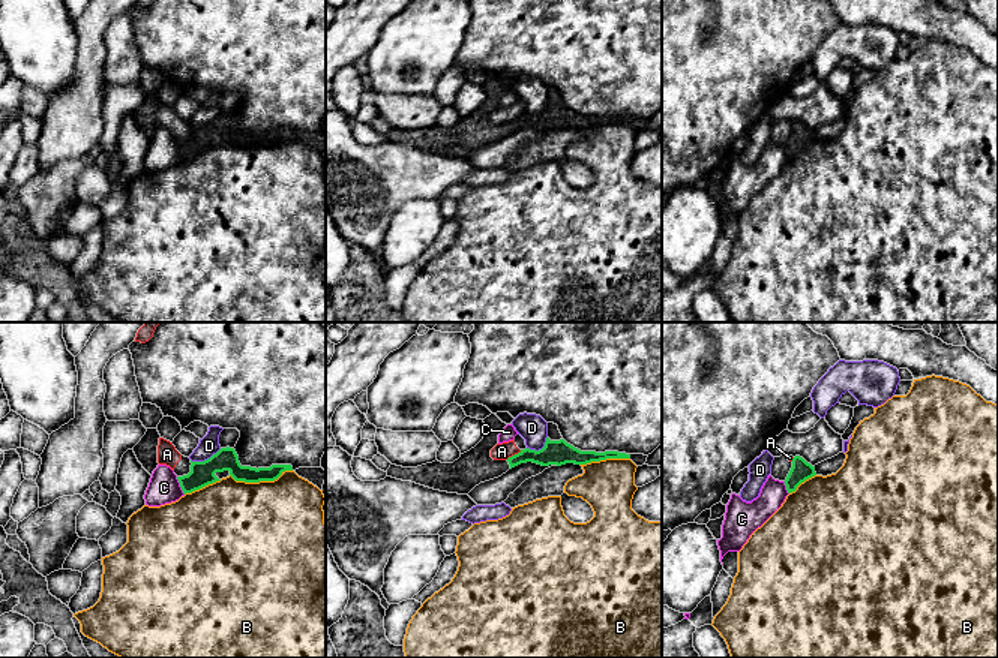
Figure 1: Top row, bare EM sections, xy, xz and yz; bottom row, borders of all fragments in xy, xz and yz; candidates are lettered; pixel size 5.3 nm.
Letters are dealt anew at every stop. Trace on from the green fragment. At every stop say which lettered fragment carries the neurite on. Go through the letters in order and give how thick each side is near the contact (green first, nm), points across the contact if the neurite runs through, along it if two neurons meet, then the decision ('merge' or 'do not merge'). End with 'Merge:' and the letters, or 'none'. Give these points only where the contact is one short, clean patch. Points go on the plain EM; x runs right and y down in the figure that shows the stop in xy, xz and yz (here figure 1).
A: 130 nm thick on the green side, 100 nm on the other; border along xz (521, 114), (506, 123); do not merge
B: 120 nm thick on the green side, 480 nm on the other; do not merge
C: 130 nm thick on the green side, 170 nm on the other; border along xy (176, 141), (185, 158); do not merge
D: 130 nm thick on the green side, 110 nm on the other; border along xy (221, 113), (203, 125), (191, 125); do not merge
Merge: none

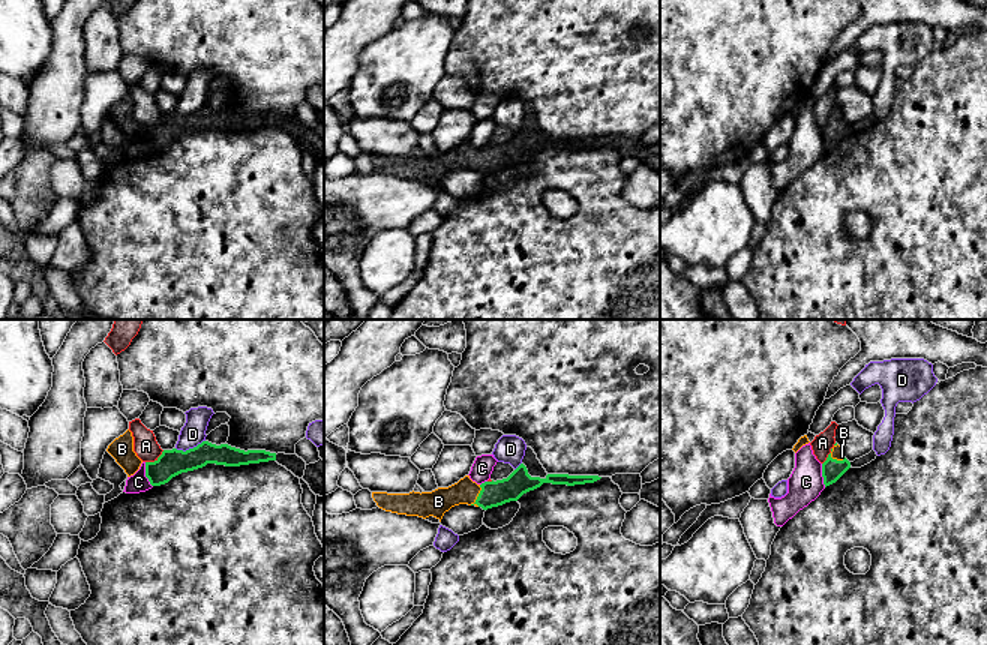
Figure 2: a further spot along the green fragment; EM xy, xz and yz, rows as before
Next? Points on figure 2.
A: 140 nm thick on the green side, 130 nm on the other; border along xy (164, 114), (153, 125), (146, 126); do not merge
B: 140 nm thick on the green side, 140 nm on the other; runs through xz (492, 158), (479, 159), (452, 159), (438, 165); merge
C: 140 nm thick on the green side, 100 nm on the other; border along xy (144, 126), (144, 140), (152, 150); do not merge
D: 140 nm thick on the green side, 130 nm on the other; border along xy (204, 104), (185, 114), (176, 113); do not merge
Merge: B

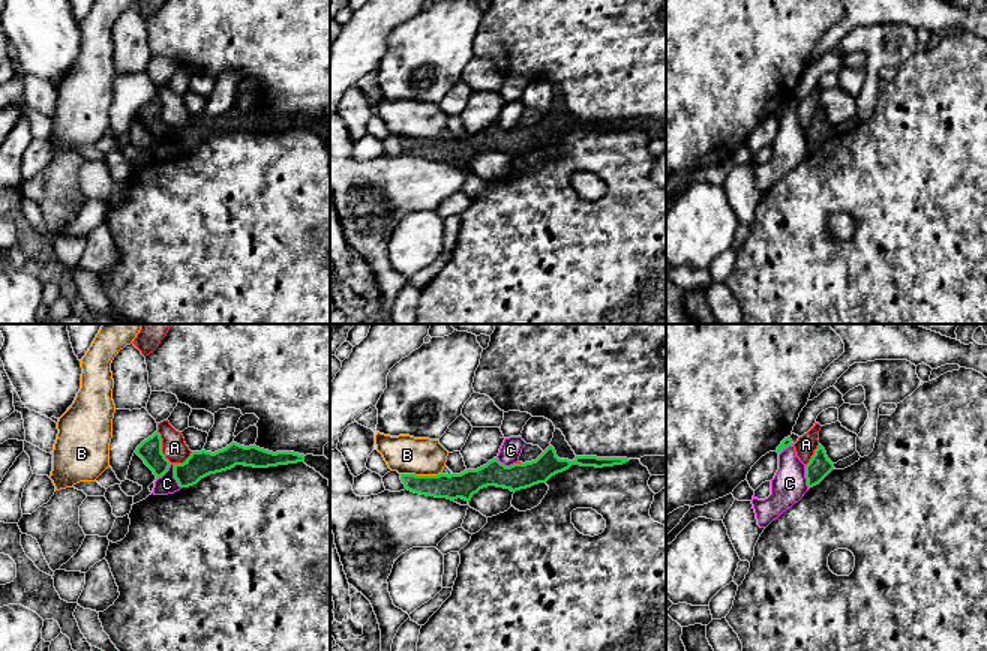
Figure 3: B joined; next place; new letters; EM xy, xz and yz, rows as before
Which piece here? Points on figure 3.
A: 130 nm thick on the green side, 130 nm on the other; border along xy (156, 95), (161, 102), (161, 116), (171, 126); do not merge
B: 140 nm thick on the green side, 200 nm on the other; border along xz (441, 135), (437, 138), (401, 138); do not merge
C: 140 nm thick on the green side, 100 nm on the other; border along xy (170, 128), (180, 152); do not merge
Merge: none

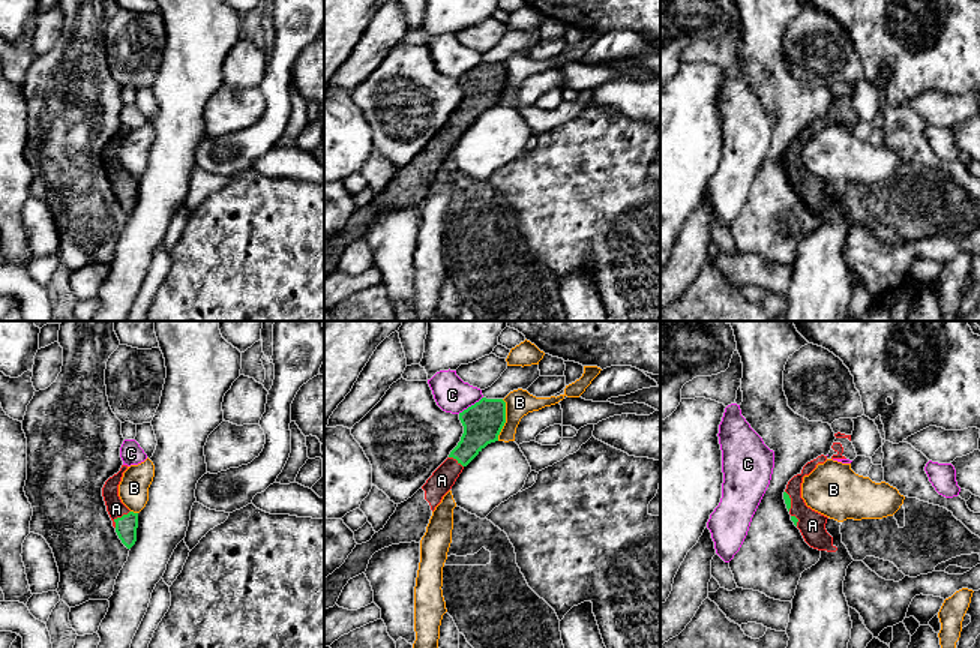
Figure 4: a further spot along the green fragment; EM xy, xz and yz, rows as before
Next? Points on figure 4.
A: 120 nm thick on the green side, 100 nm on the other; runs through xy (126, 189), (119, 182), (116, 173); merge
B: 220 nm thick on the green side, 150 nm on the other; do not merge
C: 220 nm thick on the green side, 190 nm on the other; do not merge
Merge: A

